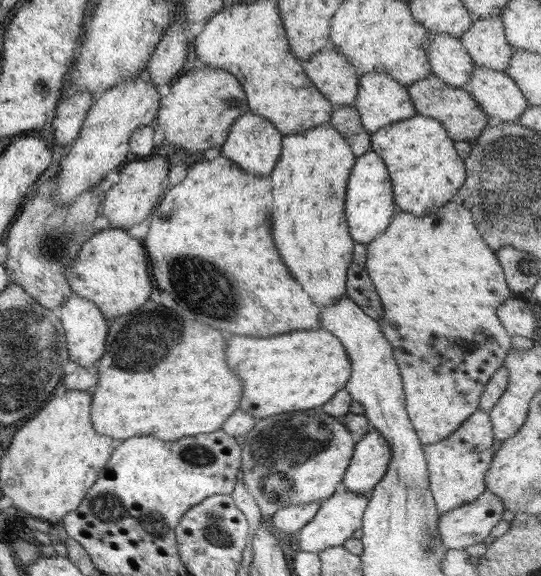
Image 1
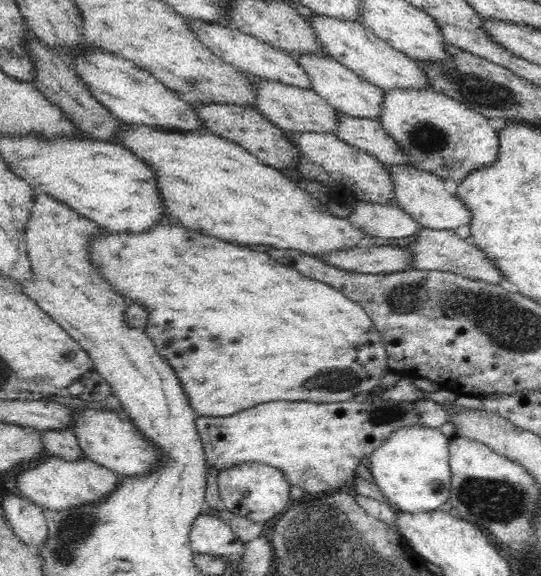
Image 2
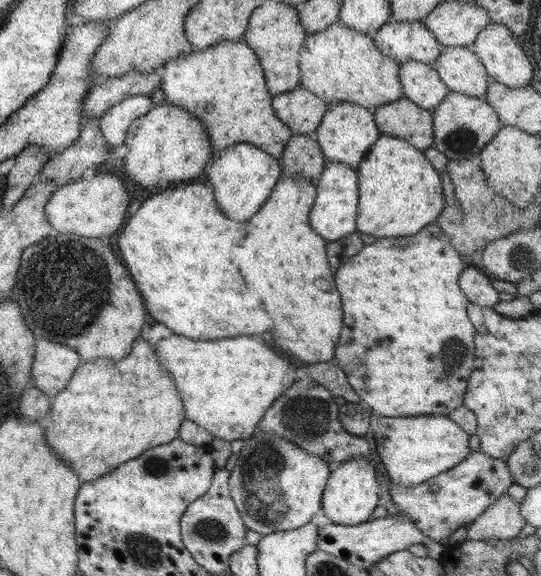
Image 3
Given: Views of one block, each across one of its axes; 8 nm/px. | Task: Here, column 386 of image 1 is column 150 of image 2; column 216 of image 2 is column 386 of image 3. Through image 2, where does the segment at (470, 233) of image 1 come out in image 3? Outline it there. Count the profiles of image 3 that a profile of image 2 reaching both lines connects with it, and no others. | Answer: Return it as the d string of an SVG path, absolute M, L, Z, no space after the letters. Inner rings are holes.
M434 222L413 236L378 239L336 270L334 280L342 296L344 328L335 348L335 358L348 376L350 387L372 414L447 416L463 404L475 359L475 328L467 315L469 300L458 284L459 274L468 263Z

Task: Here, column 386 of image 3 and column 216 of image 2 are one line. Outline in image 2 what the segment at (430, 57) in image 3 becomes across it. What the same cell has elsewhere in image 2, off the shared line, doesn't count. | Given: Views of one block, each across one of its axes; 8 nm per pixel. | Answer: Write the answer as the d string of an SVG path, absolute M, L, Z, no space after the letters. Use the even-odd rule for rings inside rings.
M188 19L187 23L191 31L196 32L198 40L201 40L206 48L209 48L218 58L231 64L234 68L246 72L250 76L257 76L260 79L271 80L275 83L292 85L301 89L311 88L308 75L297 63L295 56L279 51L255 36L250 36L229 25L207 23L196 19Z

